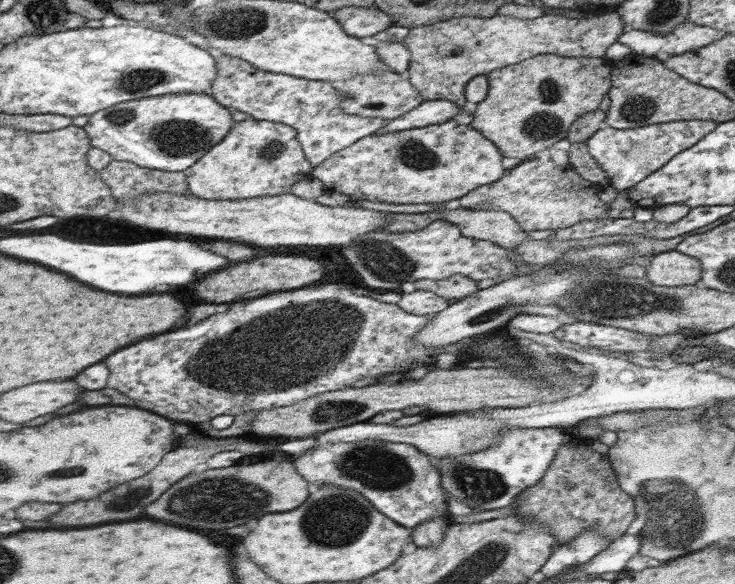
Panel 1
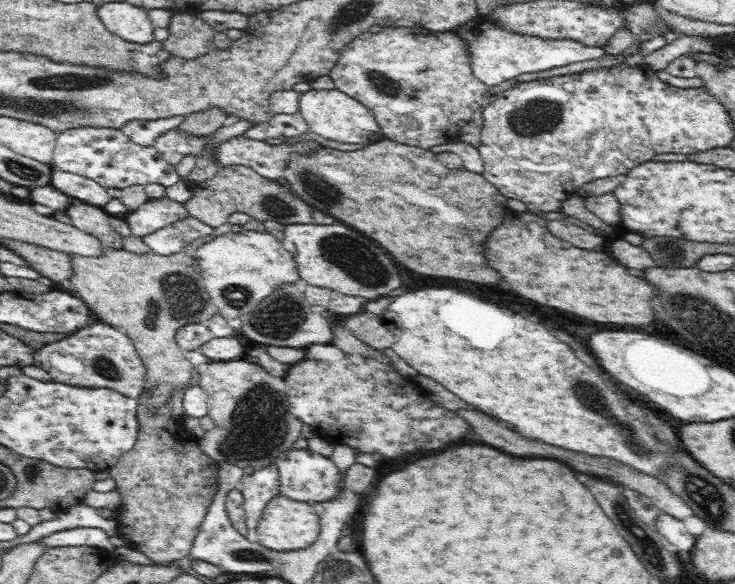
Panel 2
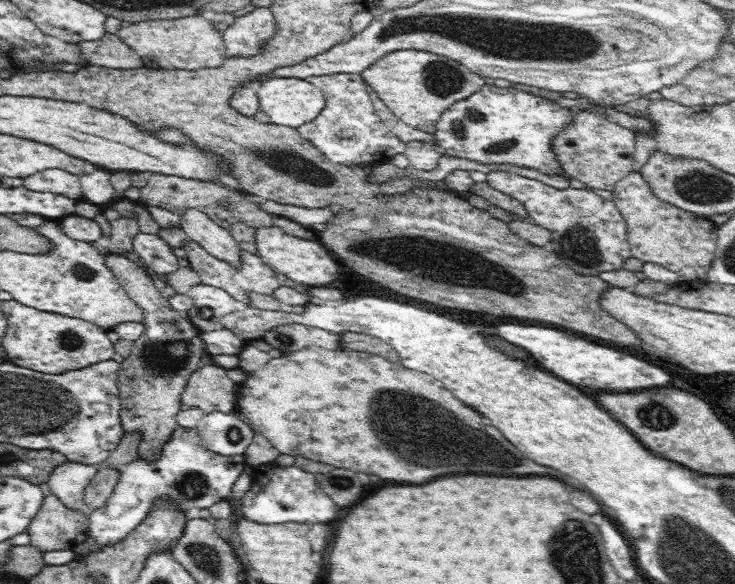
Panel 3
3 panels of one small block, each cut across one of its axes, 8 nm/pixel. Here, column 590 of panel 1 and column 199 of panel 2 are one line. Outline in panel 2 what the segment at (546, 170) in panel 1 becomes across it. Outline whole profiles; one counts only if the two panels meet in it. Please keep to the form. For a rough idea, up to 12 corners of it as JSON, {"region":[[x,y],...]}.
{"region":[[249,166],[192,184],[190,217],[212,228],[234,212],[284,225],[315,222],[286,184]]}

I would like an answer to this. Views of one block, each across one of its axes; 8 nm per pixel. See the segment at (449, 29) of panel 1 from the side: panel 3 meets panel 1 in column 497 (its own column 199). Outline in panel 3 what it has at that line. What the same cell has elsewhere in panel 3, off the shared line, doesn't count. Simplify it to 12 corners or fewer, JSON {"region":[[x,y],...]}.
{"region":[[198,14],[143,20],[117,36],[148,69],[211,69],[222,32]]}

